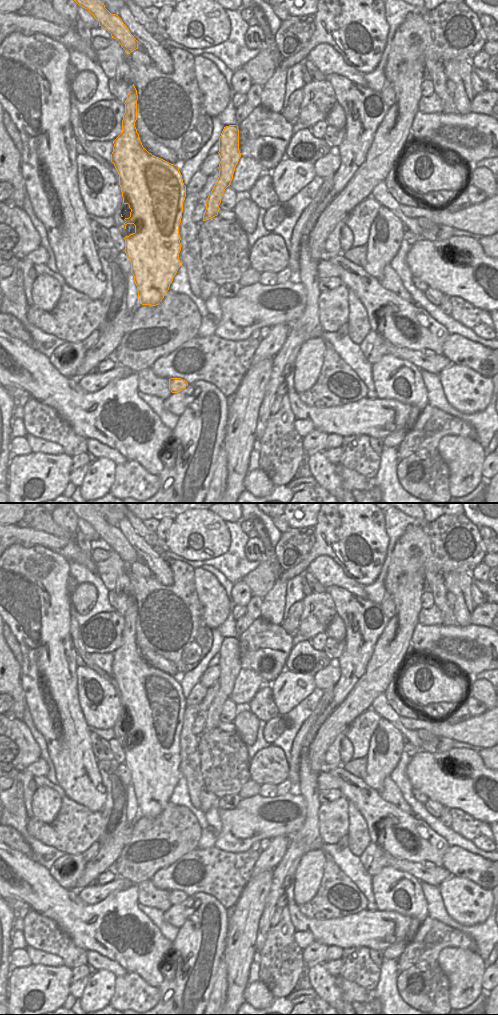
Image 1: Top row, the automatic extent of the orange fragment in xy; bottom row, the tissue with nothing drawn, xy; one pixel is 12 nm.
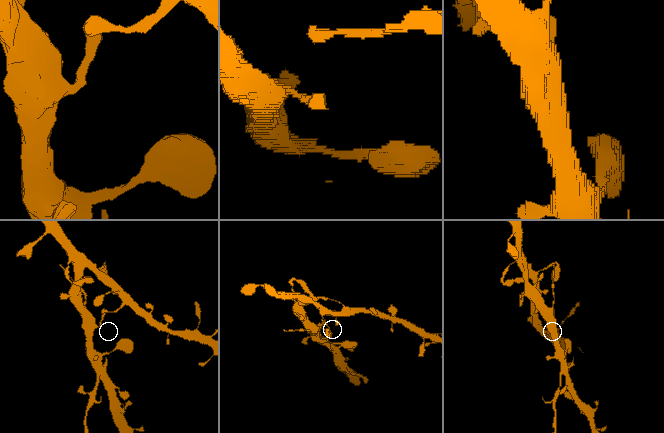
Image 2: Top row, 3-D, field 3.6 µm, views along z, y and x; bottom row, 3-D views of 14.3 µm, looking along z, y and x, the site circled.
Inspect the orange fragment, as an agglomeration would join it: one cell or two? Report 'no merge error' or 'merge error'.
merge error

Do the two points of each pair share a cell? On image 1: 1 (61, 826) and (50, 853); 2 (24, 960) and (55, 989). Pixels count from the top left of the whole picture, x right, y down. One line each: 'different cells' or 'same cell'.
1: different cells
2: different cells

